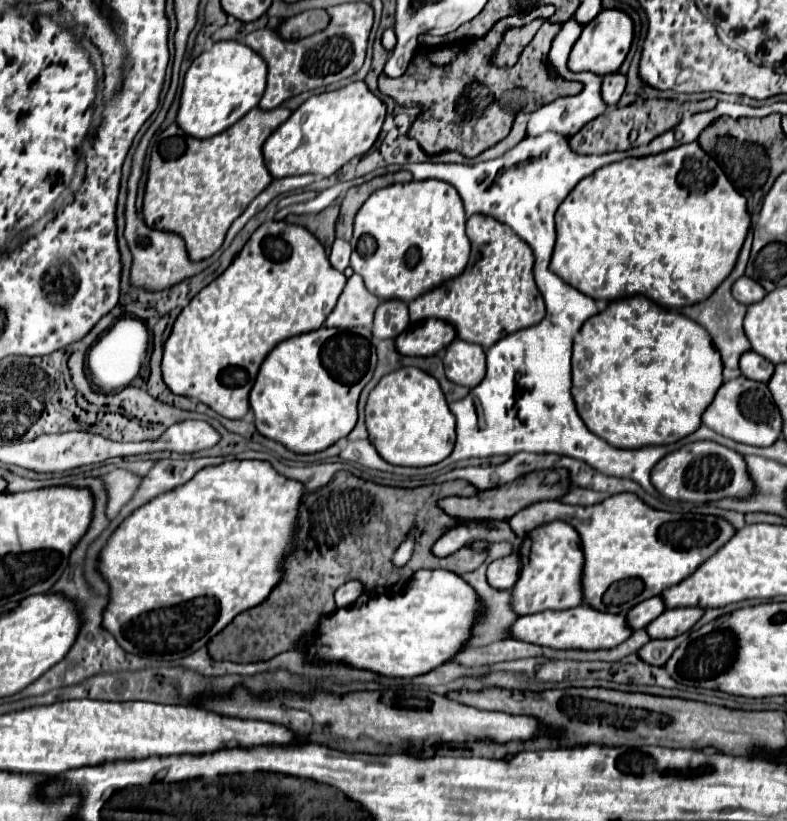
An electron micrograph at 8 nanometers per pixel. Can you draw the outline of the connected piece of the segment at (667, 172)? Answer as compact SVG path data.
M697 142L645 156L625 158L583 178L555 214L557 244L551 270L593 300L645 296L665 308L703 302L733 270L751 228L745 196L737 194L717 162Z

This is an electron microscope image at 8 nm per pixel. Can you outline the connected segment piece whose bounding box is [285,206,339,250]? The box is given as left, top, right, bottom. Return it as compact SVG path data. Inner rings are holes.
M329 206L319 214L305 214L305 216L287 216L285 220L297 226L307 228L327 250L331 248L333 240L335 240L335 222L339 216L339 206Z

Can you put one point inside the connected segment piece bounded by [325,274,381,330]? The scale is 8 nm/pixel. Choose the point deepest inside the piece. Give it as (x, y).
(356, 306)

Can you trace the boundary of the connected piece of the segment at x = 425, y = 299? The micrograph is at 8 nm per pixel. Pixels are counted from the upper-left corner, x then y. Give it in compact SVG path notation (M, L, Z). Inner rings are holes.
M471 216L467 220L467 236L471 240L471 258L469 258L465 272L461 276L441 284L439 288L419 296L417 300L409 302L409 316L411 316L411 322L419 322L419 320L427 320L427 318L443 320L455 328L455 332L461 340L479 344L487 350L501 338L505 338L517 330L539 324L545 318L545 302L533 280L533 262L535 262L533 252L531 252L529 244L523 242L509 226L497 222L491 216Z

